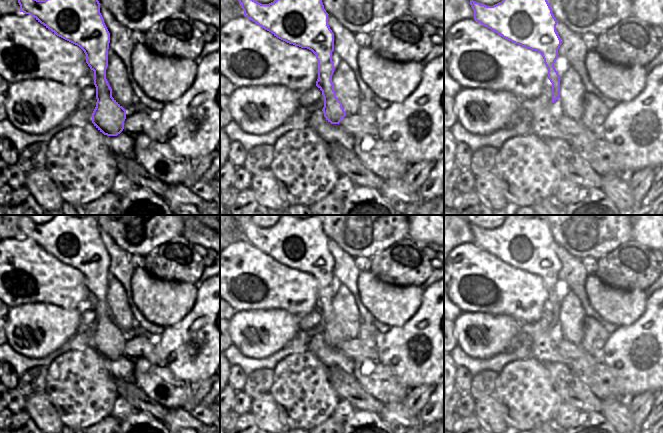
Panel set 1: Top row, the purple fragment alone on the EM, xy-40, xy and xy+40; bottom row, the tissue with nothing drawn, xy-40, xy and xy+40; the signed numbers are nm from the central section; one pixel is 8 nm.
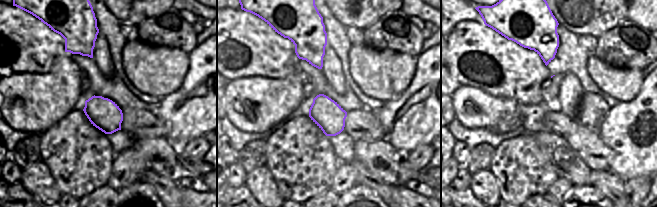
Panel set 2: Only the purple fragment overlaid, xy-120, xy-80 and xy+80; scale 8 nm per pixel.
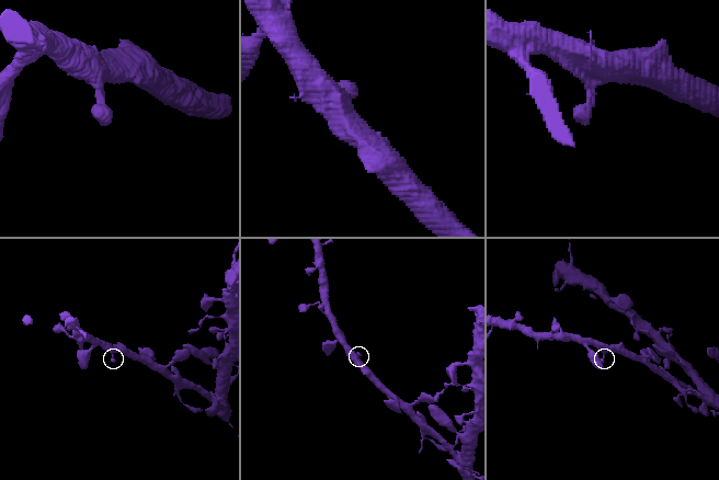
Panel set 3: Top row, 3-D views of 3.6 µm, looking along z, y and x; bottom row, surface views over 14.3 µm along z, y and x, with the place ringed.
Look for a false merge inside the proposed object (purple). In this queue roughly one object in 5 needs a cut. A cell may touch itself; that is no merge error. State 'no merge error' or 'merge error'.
no merge error

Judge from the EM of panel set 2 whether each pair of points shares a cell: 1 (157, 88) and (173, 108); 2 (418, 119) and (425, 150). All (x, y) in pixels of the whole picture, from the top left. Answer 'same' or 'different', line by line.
1: different
2: different

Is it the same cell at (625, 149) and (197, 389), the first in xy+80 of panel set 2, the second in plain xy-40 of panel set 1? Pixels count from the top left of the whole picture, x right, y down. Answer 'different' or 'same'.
different

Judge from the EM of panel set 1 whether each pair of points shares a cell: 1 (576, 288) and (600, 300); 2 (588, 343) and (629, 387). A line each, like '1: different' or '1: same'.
1: different
2: different

